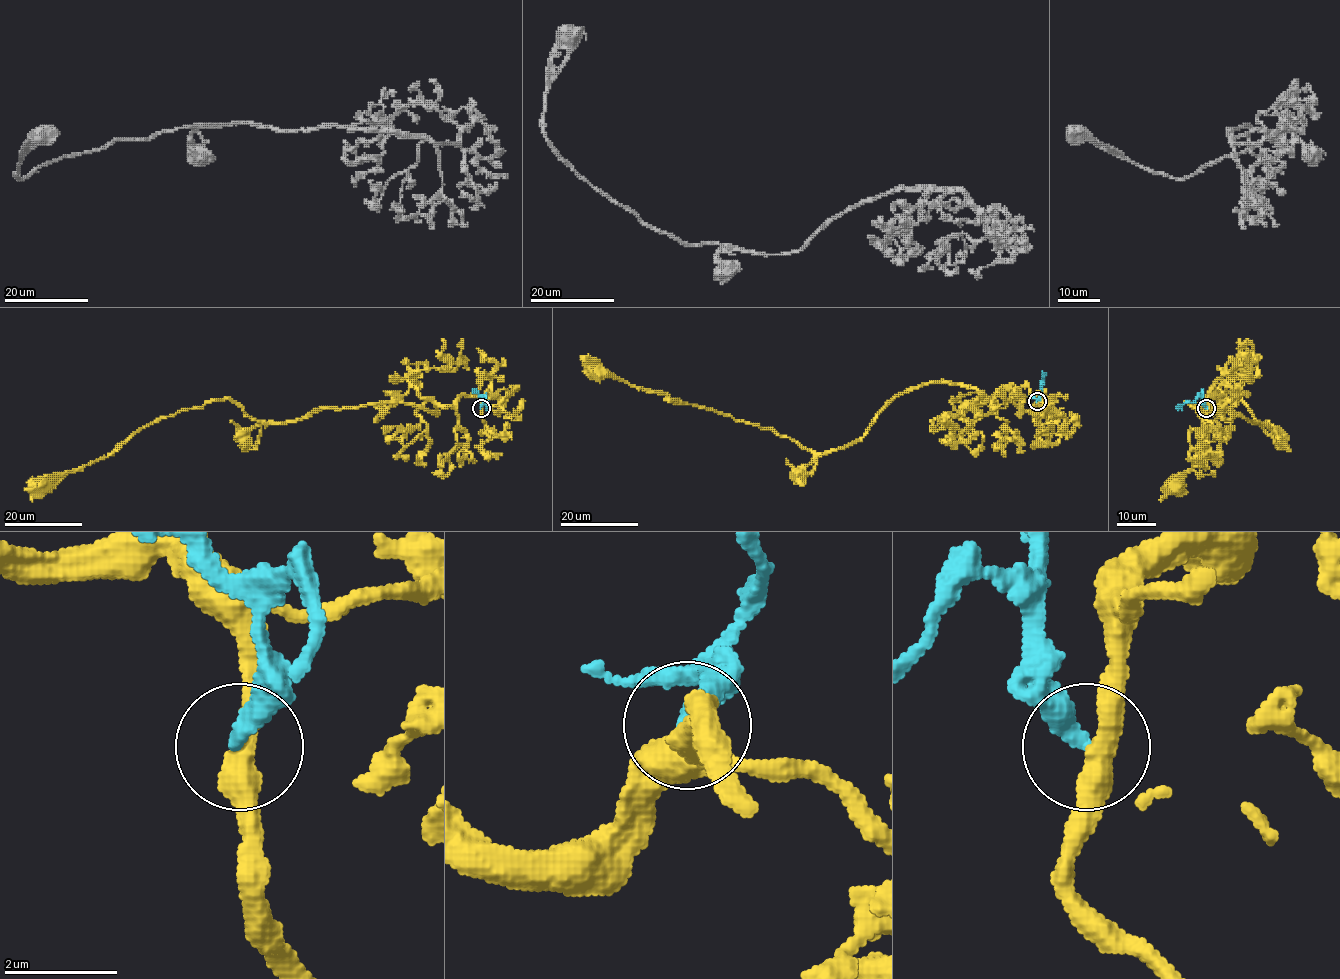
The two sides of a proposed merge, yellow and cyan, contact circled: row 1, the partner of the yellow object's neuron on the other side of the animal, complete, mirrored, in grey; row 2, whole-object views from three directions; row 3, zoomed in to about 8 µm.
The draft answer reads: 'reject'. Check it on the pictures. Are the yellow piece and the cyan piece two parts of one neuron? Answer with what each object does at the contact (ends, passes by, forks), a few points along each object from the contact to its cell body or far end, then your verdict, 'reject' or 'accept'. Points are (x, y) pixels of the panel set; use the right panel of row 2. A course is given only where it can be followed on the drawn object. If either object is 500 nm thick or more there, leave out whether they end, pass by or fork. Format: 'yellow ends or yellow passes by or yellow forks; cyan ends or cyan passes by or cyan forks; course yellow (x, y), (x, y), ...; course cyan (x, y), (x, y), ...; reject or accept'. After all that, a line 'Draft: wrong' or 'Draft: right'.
yellow passes by; cyan ends; course yellow (1207, 408), (1215, 394), (1194, 407), (1208, 404), (1209, 413), (1186, 403), (1257, 421), (1235, 399), (1175, 481); course cyan (1207, 408), (1199, 396), (1193, 402), (1180, 405), (1177, 410); reject
Draft: right

